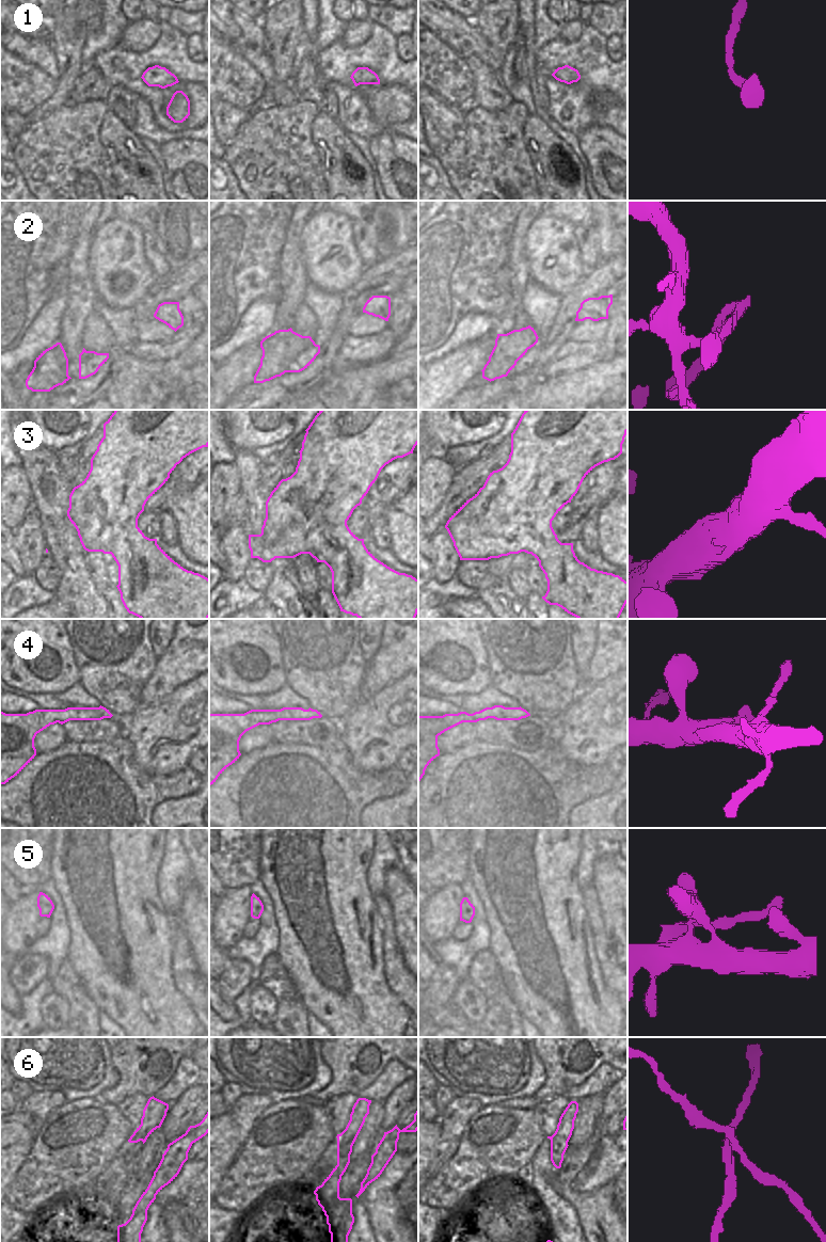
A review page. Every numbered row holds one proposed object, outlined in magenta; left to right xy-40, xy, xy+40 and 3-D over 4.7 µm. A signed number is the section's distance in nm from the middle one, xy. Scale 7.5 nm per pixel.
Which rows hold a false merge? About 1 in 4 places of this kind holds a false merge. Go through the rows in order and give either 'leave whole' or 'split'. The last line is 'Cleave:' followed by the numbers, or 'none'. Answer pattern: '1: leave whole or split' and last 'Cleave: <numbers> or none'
1: leave whole
2: split
3: leave whole
4: leave whole
5: leave whole
6: leave whole
Cleave: 2

